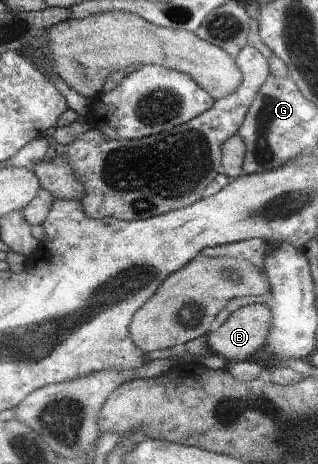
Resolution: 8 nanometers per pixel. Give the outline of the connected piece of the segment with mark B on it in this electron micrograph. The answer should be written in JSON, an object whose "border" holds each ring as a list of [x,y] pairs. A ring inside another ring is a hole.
{"border":[[[250,304],[228,315],[224,323],[214,324],[207,334],[211,353],[228,362],[252,359],[265,345],[265,335],[272,319],[266,304]]]}

